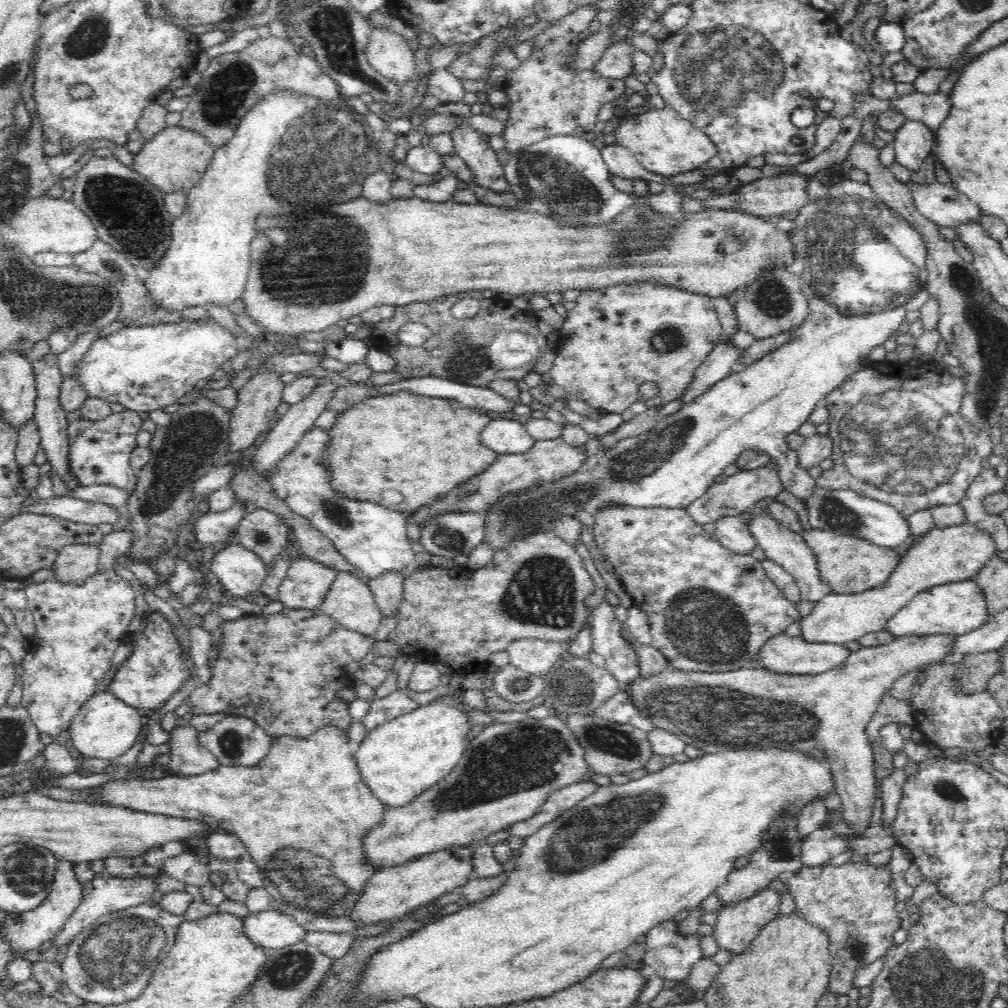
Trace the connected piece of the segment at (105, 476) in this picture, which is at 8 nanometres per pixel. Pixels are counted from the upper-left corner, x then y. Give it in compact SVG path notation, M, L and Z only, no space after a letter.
M134 410L110 414L104 420L85 420L82 417L68 423L69 473L77 478L82 486L106 484L126 490L134 490L138 480L130 464L130 454L137 447L137 434L140 432L142 418Z

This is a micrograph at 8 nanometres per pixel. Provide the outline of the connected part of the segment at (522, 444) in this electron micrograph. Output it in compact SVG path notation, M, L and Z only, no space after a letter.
M497 417L483 427L479 436L482 444L498 455L524 453L537 441L527 431L524 423Z

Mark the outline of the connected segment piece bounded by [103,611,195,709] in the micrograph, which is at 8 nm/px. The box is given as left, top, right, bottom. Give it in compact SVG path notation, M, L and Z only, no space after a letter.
M151 612L146 628L134 639L133 654L125 660L104 683L103 690L113 692L130 706L137 708L160 708L178 688L182 688L188 672L195 662L182 660L180 644L170 632L168 620L160 612Z

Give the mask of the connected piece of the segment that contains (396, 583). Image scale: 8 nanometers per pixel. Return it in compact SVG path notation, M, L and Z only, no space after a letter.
M386 573L369 581L376 605L383 618L395 618L400 610L403 597L405 575L400 573Z

